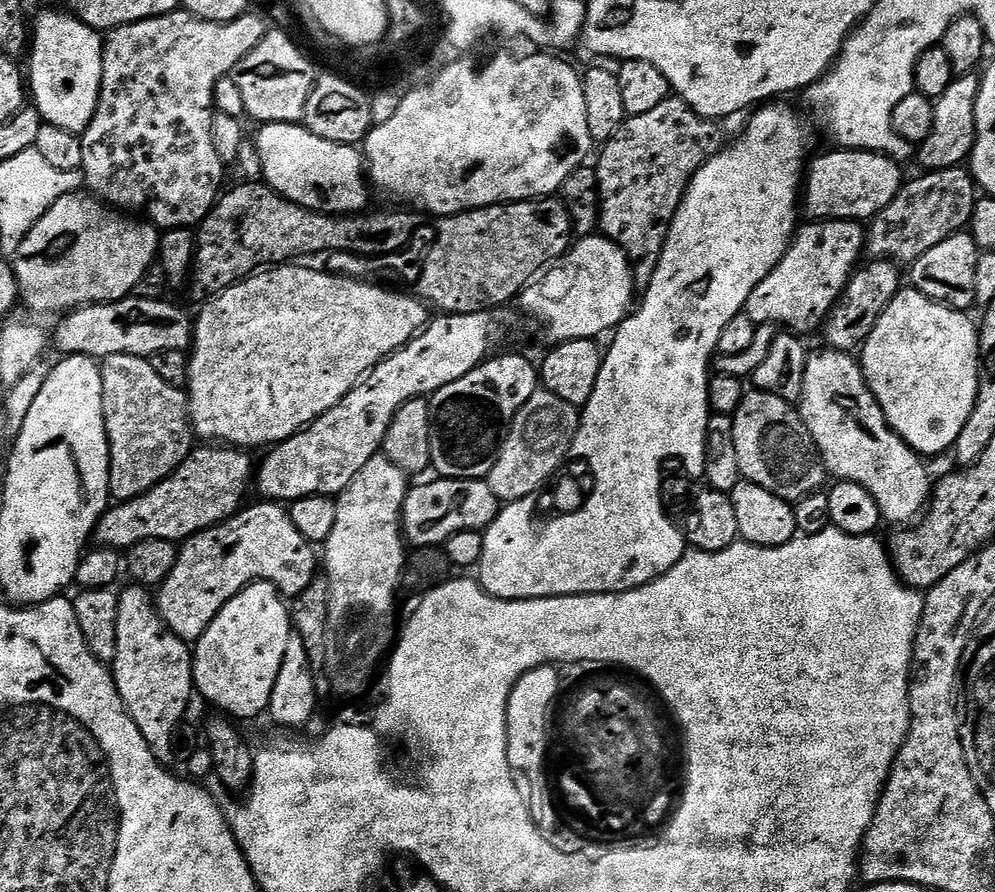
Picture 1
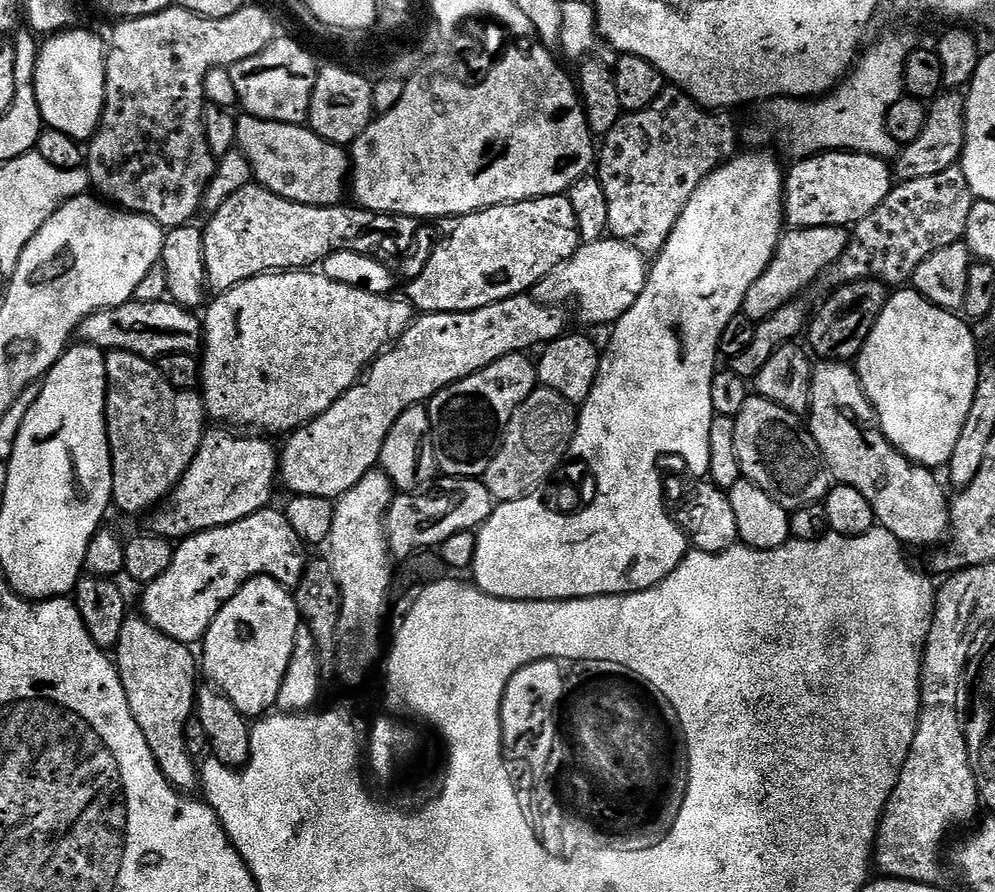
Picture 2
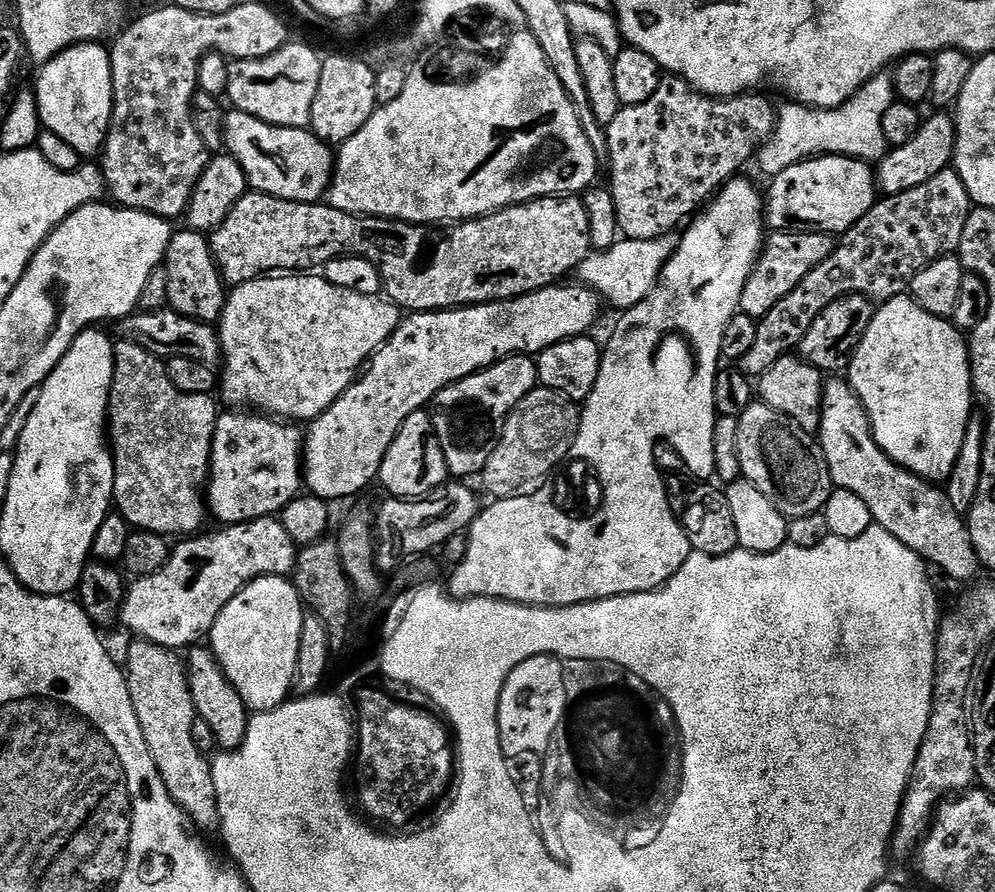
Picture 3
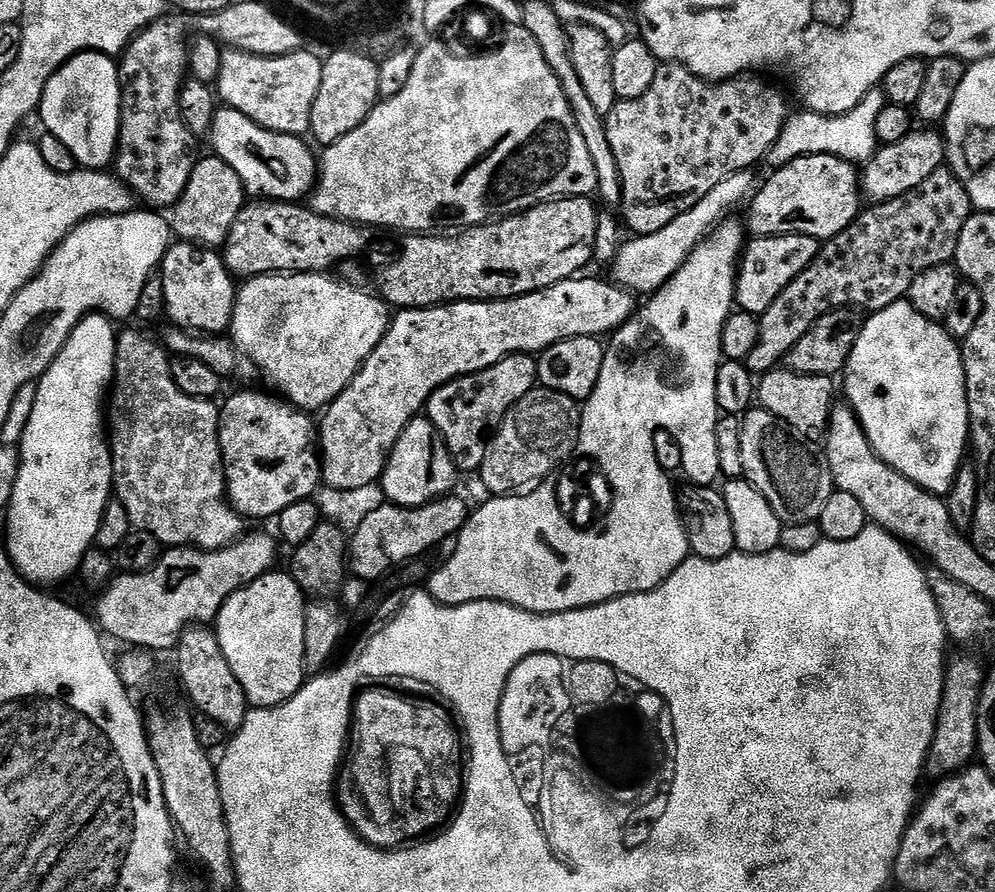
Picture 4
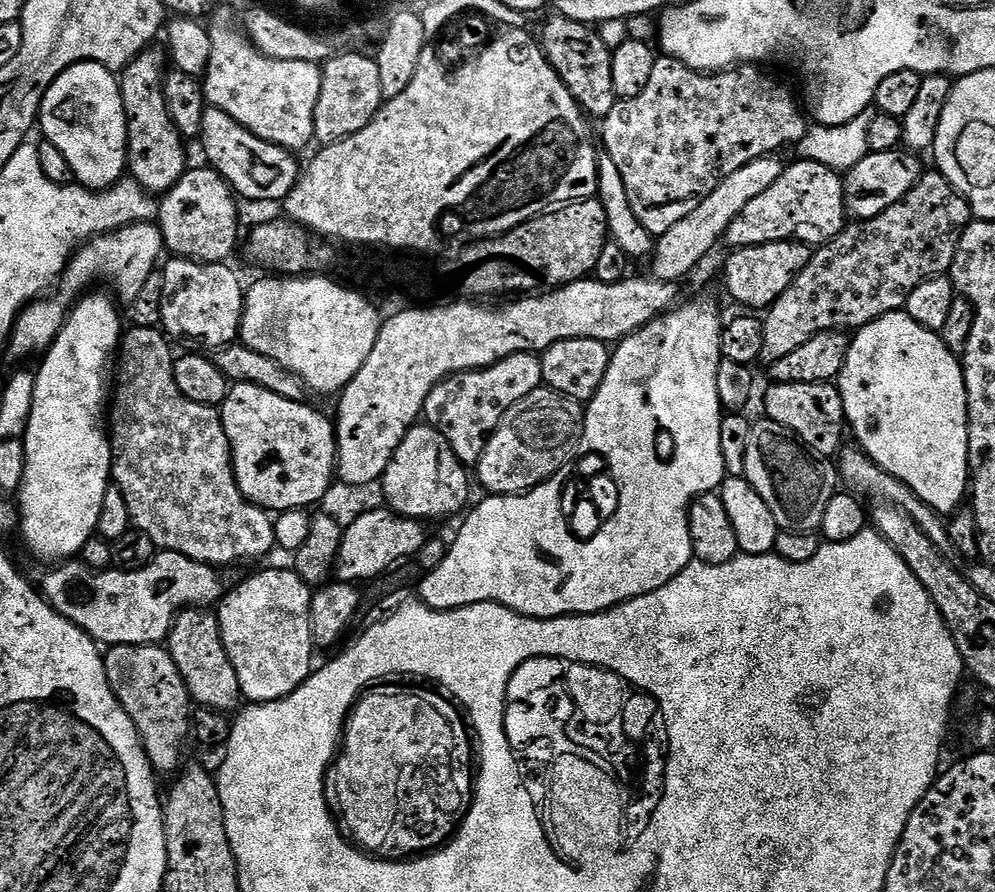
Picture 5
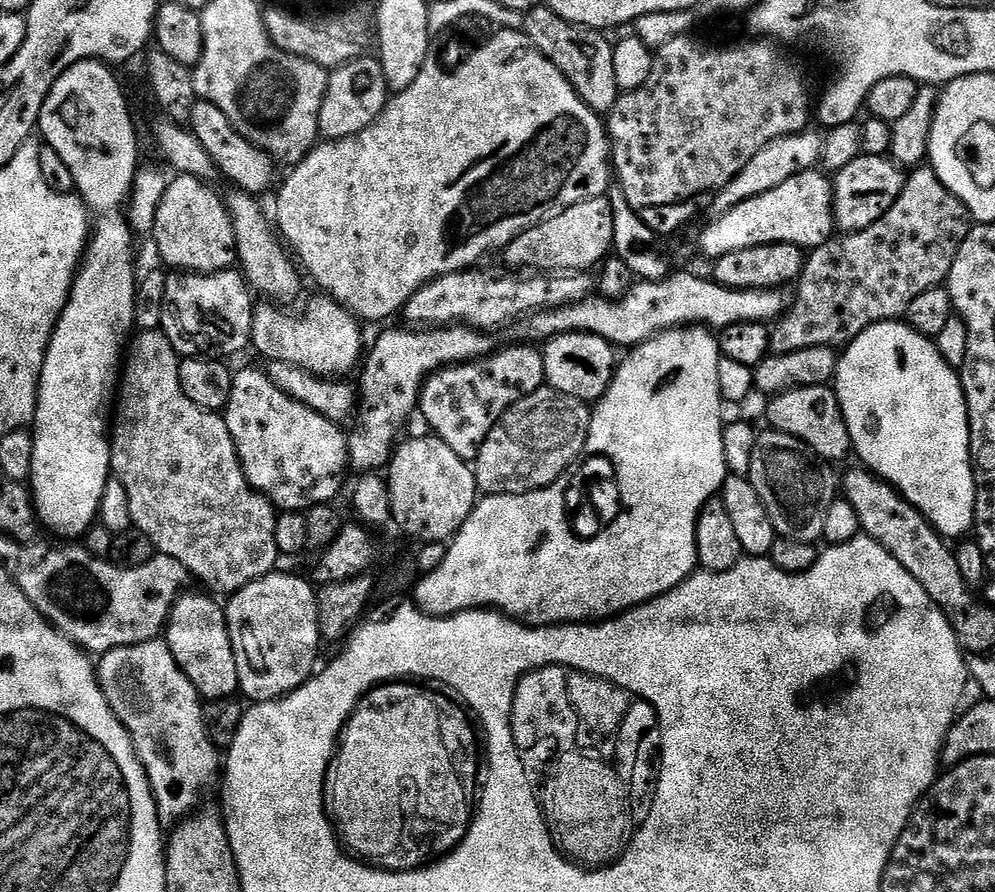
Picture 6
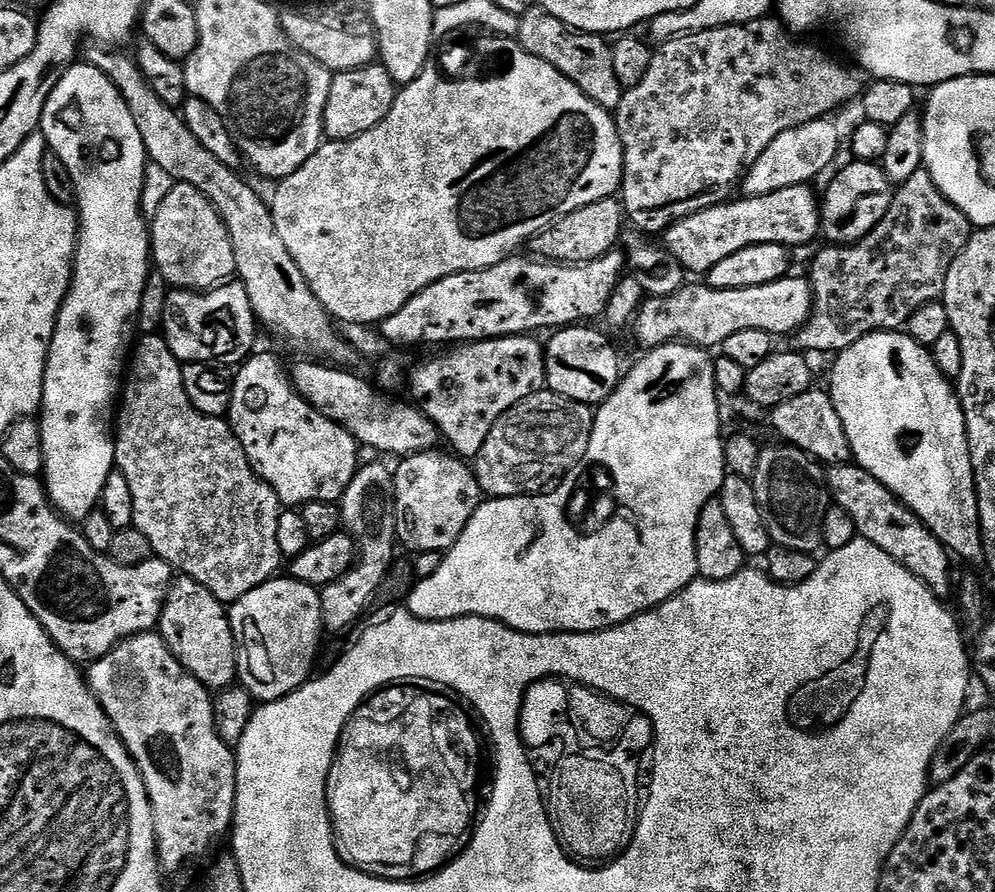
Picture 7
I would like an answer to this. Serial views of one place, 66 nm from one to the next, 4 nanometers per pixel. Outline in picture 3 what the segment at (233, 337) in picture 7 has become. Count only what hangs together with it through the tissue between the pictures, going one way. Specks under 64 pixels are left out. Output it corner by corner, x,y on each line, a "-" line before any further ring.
173,231
162,265
166,274
168,308
191,320
201,320
203,324
215,325
224,312
224,278
220,275
220,269
216,267
216,259
212,257
209,237
202,232
183,231

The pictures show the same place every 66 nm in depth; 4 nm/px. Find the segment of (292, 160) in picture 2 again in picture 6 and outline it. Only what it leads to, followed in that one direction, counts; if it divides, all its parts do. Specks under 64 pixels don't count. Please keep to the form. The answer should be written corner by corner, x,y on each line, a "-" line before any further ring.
197,99
192,111
190,131
196,135
198,142
202,142
202,150
206,150
206,154
210,154
210,158
216,163
217,173
221,177
225,176
239,191
261,194
271,186
276,168
278,169
277,161
261,148
255,148
211,100

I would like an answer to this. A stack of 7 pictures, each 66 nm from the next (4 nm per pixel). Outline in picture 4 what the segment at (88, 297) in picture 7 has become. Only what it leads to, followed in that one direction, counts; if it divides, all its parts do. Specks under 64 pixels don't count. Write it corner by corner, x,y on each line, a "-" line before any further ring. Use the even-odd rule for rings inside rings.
79,52
50,78
40,99
39,116
44,123
43,131
58,138
58,142
62,142
66,150
70,150
81,169
107,169
116,159
116,147
120,137
120,74
117,61
113,57
102,55
101,52
-
93,314
87,316
70,334
66,346
54,358
52,365
44,371
36,384
36,397
34,398
34,408
30,411
29,421
26,422
25,432
19,440
20,469
18,470
18,482
14,482
14,498
6,510
8,516
8,545
6,551
12,560
12,565
16,571
33,586
48,586
44,584
60,584
63,580
75,577
80,570
82,558
94,547
98,526
102,522
102,514
106,506
113,499
114,489
112,487
112,450
109,437
106,435
106,397
114,383
116,375
116,337
118,335
113,321
107,316

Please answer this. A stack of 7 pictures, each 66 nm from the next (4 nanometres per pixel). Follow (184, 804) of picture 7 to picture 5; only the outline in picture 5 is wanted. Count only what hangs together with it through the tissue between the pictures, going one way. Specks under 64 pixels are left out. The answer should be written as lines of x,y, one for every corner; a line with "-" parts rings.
117,644
107,649
104,669
110,690
134,722
153,769
160,774
175,773
181,767
180,751
190,740
190,717
194,708
167,647

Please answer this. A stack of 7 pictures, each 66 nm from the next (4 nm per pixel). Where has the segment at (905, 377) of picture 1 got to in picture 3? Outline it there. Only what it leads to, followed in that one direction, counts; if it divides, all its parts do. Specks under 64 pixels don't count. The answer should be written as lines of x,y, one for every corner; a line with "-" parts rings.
911,295
895,296
877,307
874,318
860,339
846,369
846,379
868,412
872,423
872,437
895,464
921,476
929,482
947,481
954,462
958,462
958,450
962,450
962,438
966,438
966,426
974,415
972,391
972,363
968,361
968,340
951,319
935,316
918,306

